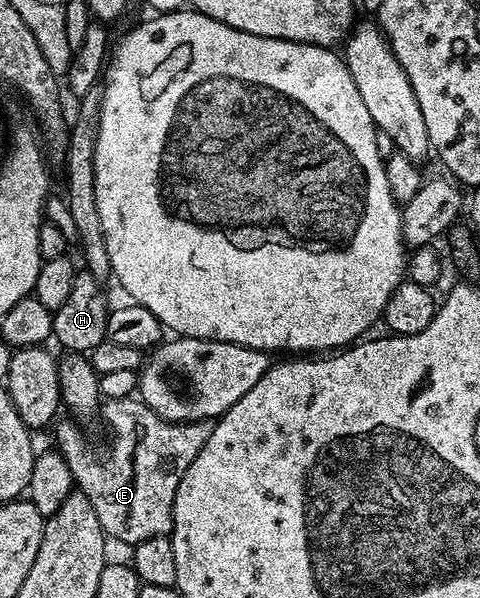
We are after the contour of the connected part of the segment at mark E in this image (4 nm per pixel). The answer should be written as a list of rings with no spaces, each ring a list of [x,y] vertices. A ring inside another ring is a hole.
[[[135,396],[106,399],[102,414],[111,433],[111,443],[103,451],[91,446],[77,423],[62,420],[53,426],[54,449],[69,464],[75,486],[89,496],[89,504],[93,504],[108,539],[134,544],[158,534],[170,535],[177,484],[181,484],[181,476],[185,476],[197,452],[205,448],[212,423],[166,422]]]

